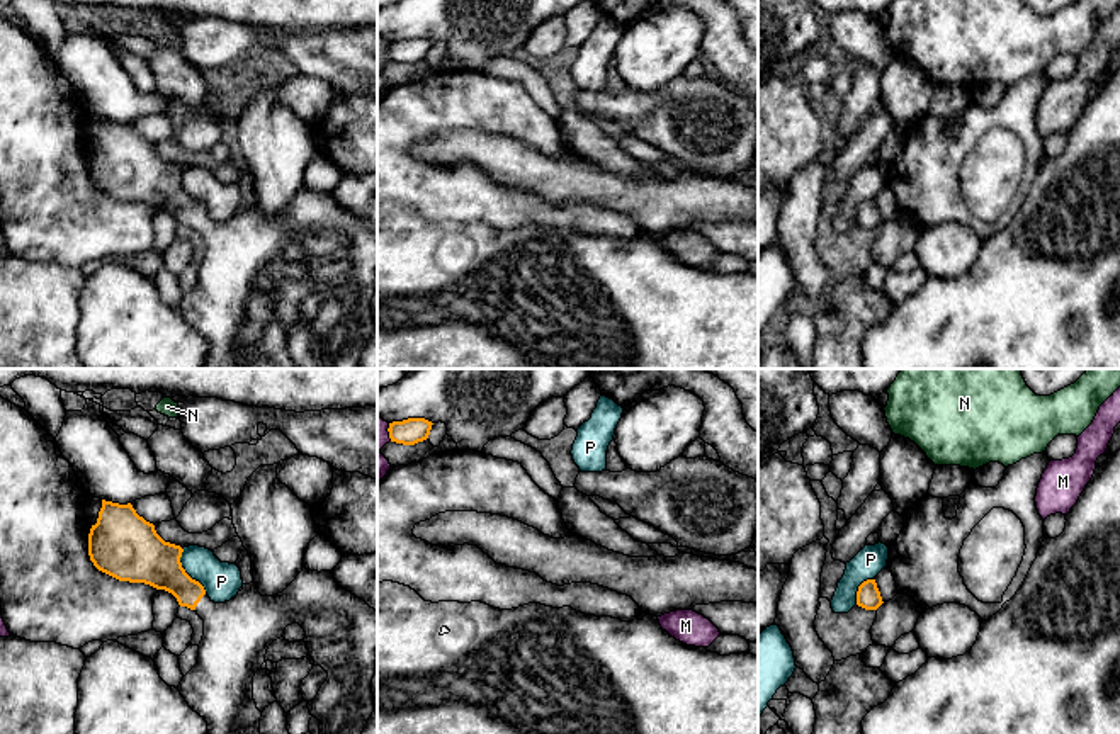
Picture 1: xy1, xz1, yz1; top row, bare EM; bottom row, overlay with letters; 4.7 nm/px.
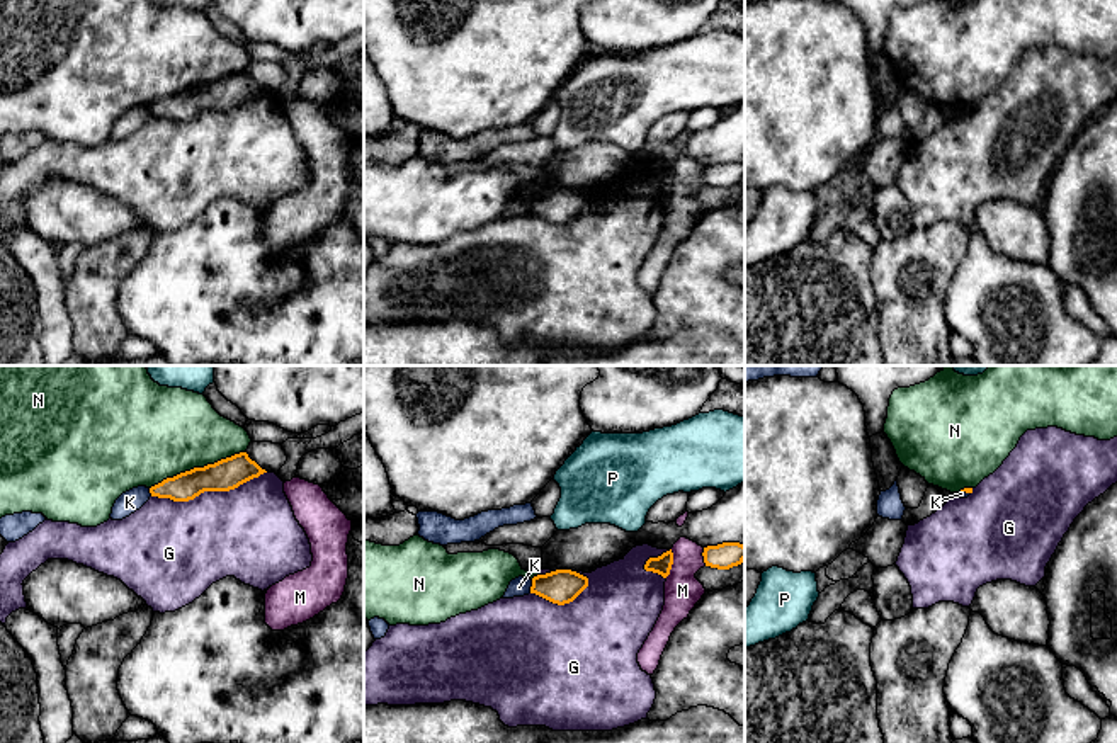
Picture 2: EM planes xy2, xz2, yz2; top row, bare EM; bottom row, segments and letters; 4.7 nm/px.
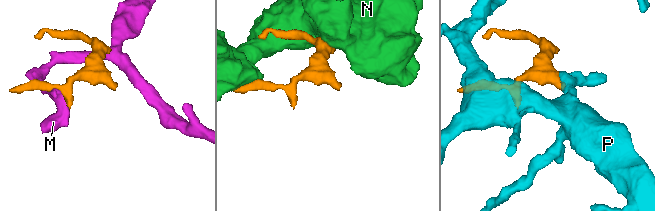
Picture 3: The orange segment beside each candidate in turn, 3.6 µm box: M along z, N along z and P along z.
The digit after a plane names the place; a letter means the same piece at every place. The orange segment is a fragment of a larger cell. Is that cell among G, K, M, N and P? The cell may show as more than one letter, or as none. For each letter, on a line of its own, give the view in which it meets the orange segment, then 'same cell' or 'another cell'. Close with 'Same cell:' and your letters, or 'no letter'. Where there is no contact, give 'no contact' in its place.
G: xy2 | another cell
K: xz2 | another cell
M: xz2 | another cell
N: xy2 | another cell
P: xy1 | another cell
Same cell: no letter

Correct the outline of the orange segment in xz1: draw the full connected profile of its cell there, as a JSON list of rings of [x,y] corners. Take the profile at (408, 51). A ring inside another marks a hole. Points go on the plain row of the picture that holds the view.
[[[408,37],[389,42],[387,51],[391,61],[415,65],[428,58],[432,44],[433,42],[425,37]]]

